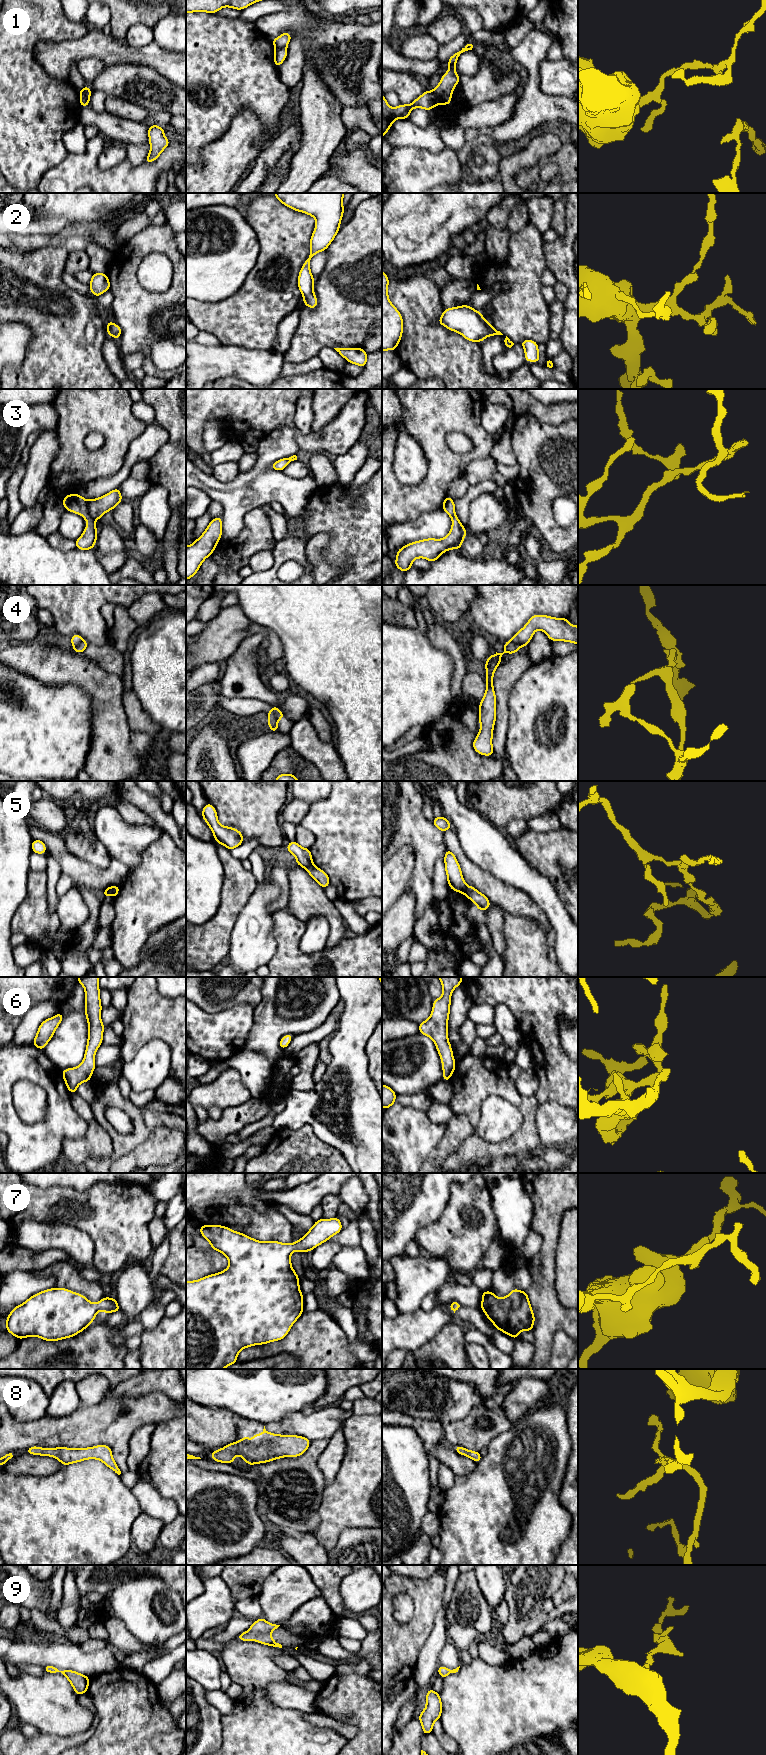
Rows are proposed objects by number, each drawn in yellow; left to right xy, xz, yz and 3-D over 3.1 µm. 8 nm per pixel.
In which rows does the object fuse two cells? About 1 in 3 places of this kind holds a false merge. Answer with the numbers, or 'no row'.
1, 3, 4, 5

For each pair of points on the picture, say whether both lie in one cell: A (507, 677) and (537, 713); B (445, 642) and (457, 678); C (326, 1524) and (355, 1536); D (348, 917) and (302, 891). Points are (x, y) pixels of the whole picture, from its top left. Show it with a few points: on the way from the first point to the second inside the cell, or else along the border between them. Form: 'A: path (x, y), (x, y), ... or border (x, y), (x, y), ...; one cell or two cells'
A: border (528, 667), (510, 694), (508, 709); two cells
B: path (454, 651), (458, 656), (458, 669); one cell
C: border (366, 1527), (346, 1528), (330, 1551); two cells
D: border (331, 901), (347, 926); two cells

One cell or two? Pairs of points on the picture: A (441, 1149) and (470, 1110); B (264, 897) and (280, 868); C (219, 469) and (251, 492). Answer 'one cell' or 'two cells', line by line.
A: two cells
B: two cells
C: two cells

